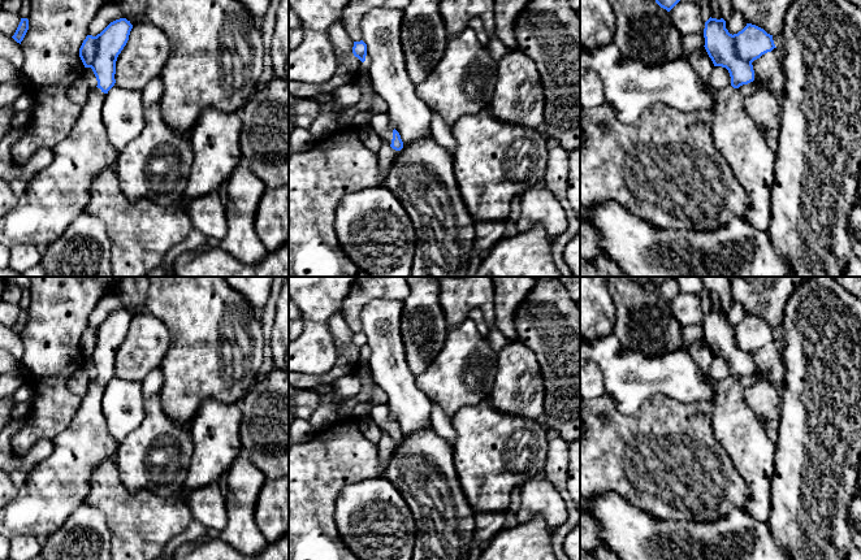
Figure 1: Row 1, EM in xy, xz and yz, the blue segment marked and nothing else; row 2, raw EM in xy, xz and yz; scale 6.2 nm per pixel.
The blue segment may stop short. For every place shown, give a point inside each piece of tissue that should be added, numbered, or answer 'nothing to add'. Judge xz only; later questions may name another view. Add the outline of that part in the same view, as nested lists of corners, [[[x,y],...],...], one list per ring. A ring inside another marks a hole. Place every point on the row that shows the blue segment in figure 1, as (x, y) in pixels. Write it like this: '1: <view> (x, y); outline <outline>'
1: xz (380, 122); outline [[[376,114],[371,120],[372,130],[385,142],[391,144],[393,129],[389,127],[390,118],[388,114]]]

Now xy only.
1: xy (60, 192); outline [[[91,88],[78,121],[52,149],[52,162],[27,183],[27,190],[18,197],[17,205],[0,217],[0,244],[8,248],[30,244],[44,251],[79,214],[86,213],[94,179],[114,165],[118,157],[118,151],[111,144],[103,122],[105,96],[100,88]]]

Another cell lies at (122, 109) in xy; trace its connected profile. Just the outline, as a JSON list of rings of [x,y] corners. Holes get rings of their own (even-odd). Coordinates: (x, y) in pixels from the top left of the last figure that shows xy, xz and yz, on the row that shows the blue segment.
[[[116,84],[103,103],[103,122],[111,144],[118,151],[134,140],[146,125],[142,94]]]

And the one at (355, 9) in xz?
[[[350,0],[343,10],[341,25],[354,42],[363,40],[360,21],[363,16],[375,9],[399,9],[403,10],[410,0]]]

